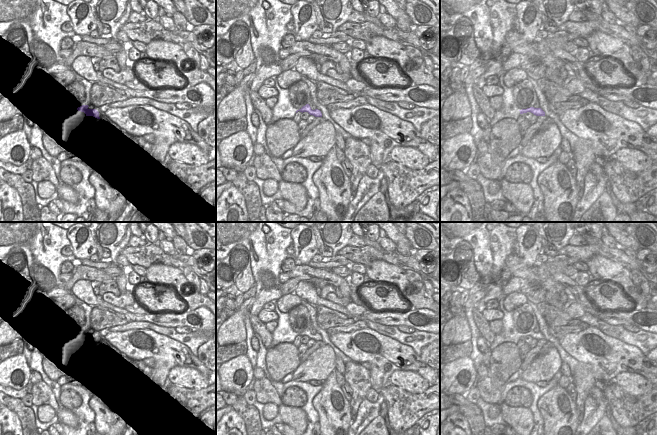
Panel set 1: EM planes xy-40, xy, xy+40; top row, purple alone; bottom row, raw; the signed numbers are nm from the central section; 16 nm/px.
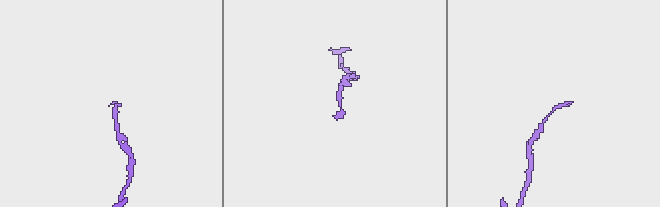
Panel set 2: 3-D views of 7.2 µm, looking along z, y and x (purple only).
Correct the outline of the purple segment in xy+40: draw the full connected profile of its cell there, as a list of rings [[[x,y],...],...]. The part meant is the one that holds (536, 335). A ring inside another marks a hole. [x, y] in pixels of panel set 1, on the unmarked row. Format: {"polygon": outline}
{"polygon": [[[525,304],[513,311],[514,327],[520,333],[520,338],[531,336],[536,340],[545,340],[539,331],[538,321],[534,310]]]}

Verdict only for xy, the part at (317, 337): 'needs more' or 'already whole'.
needs more

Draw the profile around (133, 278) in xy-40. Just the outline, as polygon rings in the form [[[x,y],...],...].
[[[128,270],[128,284],[132,288],[140,284],[140,276],[133,270]]]

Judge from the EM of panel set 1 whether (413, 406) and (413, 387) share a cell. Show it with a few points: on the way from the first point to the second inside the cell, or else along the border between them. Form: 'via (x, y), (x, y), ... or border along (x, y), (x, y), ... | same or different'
border along (392, 384), (411, 393), (422, 393), (429, 387) | different

